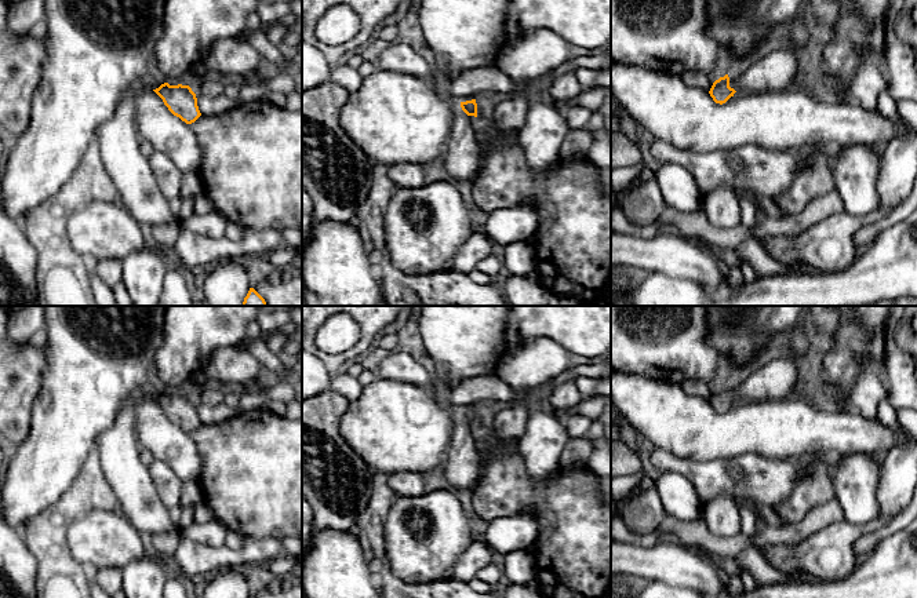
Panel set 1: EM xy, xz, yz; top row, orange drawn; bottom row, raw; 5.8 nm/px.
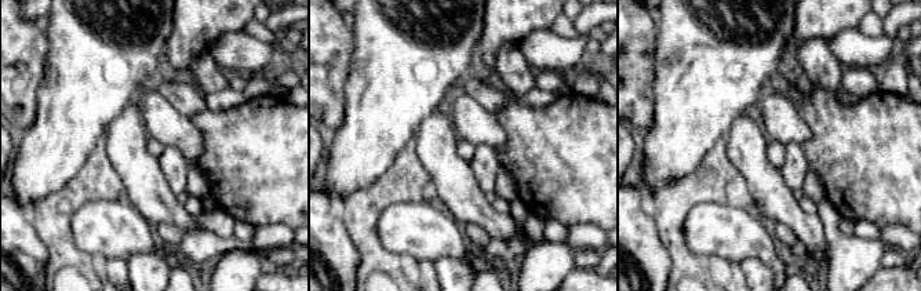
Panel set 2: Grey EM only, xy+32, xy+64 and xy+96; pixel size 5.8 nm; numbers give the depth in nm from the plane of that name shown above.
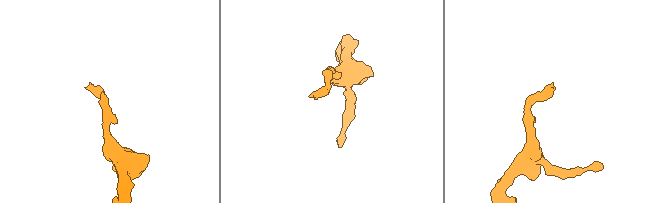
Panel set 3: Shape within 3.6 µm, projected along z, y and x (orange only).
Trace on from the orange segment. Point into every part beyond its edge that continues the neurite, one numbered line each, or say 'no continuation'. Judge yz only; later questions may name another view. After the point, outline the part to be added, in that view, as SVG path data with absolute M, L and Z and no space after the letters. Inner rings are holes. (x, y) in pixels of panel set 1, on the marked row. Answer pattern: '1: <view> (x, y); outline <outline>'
1: yz (775, 69); outline M774 44L764 54L728 74L736 92L786 91L797 73L797 50L792 44Z

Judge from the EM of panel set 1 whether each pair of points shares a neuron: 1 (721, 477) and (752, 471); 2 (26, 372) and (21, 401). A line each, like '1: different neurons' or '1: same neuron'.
1: same neuron
2: same neuron

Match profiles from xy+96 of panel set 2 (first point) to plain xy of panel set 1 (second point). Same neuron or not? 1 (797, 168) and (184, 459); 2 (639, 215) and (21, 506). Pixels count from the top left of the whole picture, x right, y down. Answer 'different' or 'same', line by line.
1: different
2: different

